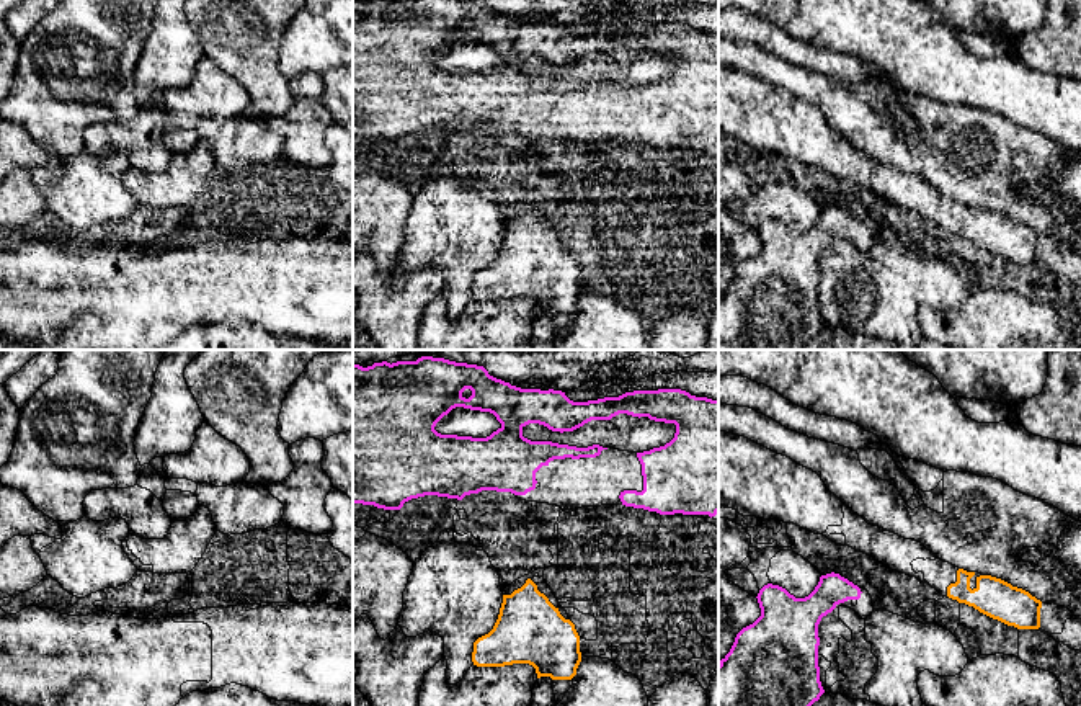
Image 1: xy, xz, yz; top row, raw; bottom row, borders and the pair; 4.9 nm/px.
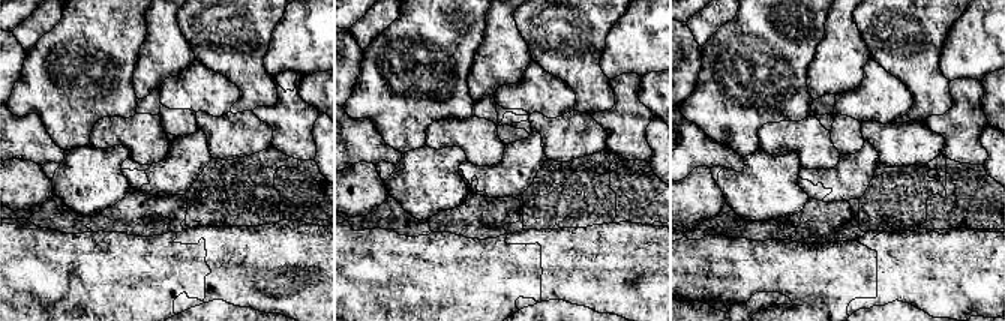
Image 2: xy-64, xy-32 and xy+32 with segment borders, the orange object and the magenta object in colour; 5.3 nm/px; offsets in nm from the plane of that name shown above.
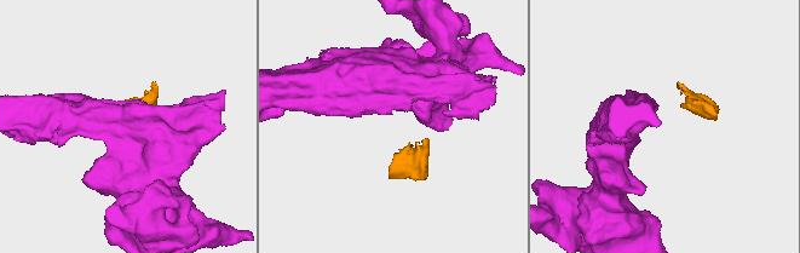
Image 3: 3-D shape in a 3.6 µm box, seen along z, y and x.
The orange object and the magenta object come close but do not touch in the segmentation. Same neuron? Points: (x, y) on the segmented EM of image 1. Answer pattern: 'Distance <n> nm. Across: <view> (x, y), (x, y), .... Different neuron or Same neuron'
Distance 420 nm. Across: xz (528, 579), (524, 494). Different neuron

